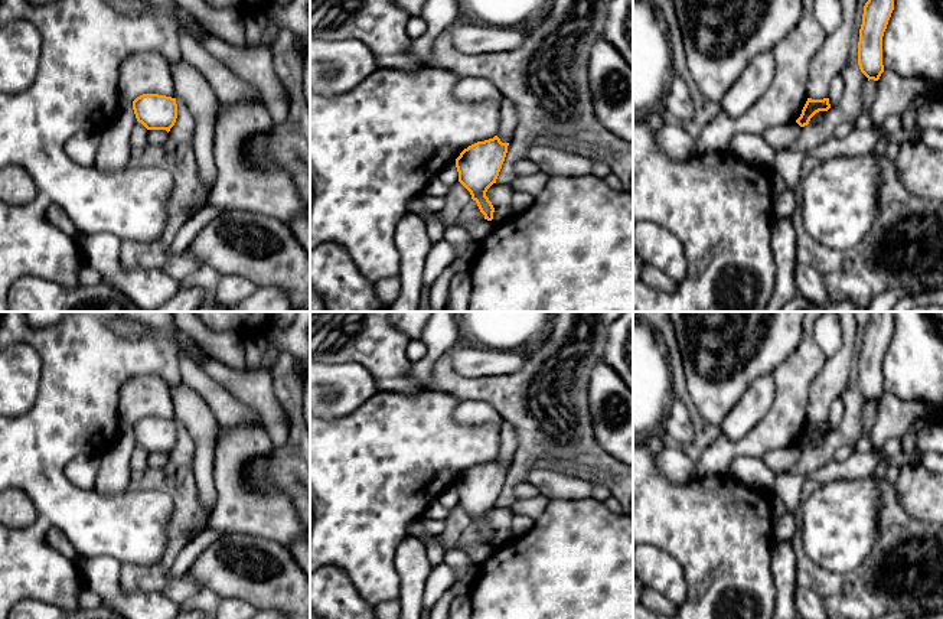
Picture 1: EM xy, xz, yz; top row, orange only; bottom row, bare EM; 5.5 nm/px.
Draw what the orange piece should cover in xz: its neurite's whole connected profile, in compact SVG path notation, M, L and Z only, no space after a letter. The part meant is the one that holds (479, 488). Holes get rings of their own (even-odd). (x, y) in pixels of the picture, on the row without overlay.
M497 459L477 465L464 472L456 482L459 505L470 515L484 543L492 544L495 531L486 519L487 512L496 506L508 476L509 466Z

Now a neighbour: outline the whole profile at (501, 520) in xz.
M497 505L487 512L486 519L495 531L492 543L495 548L503 545L515 537L512 531L513 517L515 515L510 508L500 508Z

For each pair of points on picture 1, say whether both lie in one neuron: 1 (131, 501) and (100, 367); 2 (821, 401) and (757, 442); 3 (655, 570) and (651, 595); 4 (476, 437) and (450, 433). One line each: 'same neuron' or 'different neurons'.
1: same neuron
2: different neurons
3: different neurons
4: same neuron

